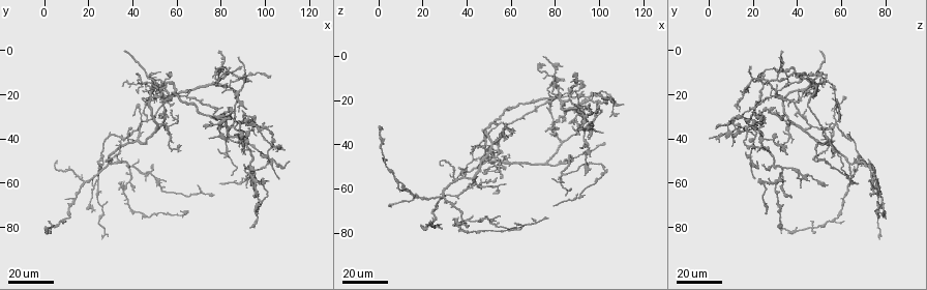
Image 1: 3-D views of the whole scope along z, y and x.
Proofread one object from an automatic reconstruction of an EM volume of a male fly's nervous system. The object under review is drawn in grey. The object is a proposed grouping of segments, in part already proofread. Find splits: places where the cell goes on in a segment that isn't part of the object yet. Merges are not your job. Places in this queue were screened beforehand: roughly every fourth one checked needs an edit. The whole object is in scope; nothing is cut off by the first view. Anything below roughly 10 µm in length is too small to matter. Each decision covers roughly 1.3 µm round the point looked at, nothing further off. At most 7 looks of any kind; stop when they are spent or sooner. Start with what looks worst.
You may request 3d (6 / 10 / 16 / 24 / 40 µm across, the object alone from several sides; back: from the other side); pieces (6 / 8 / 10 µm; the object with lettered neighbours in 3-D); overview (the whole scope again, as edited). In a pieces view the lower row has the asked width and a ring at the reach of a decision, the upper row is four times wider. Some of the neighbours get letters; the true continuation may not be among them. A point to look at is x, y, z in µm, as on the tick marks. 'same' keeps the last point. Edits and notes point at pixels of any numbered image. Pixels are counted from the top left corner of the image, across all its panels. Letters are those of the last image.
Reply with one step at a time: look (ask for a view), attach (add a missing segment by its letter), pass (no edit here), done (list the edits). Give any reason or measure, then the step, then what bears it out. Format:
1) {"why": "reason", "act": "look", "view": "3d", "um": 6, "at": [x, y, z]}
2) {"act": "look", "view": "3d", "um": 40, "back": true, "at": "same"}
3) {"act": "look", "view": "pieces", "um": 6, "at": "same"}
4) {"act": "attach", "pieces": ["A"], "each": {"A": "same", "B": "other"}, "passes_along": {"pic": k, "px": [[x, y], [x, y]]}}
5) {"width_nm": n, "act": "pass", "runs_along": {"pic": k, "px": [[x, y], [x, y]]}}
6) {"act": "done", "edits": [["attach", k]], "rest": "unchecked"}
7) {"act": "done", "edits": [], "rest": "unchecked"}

{"why": "branch stops here", "act": "look", "view": "3d", "um": 24, "at": [37, 0, 50]}

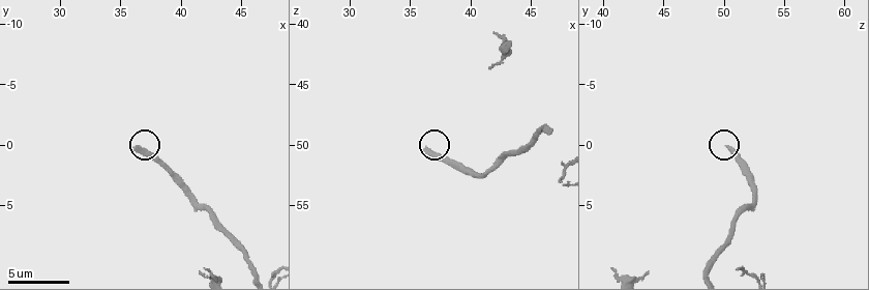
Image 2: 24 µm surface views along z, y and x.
{"why": "see the neighbours", "act": "look", "view": "pieces", "um": 6, "at": [36.4, 0.4, 50.4]}

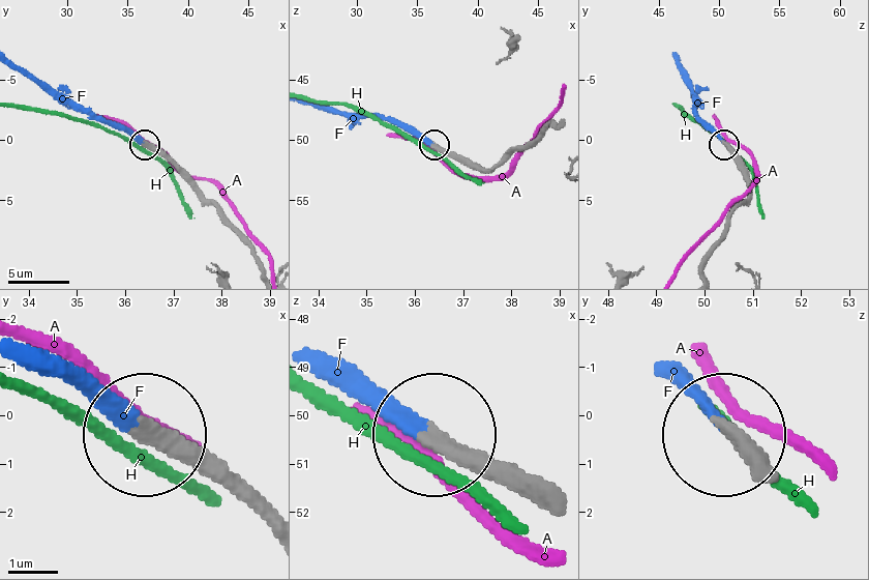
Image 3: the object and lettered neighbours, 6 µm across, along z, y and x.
{"width_nm": 320, "act": "attach", "pieces": ["F"], "each": {"A": "other", "F": "same", "H": "other"}, "passes_along": {"pic": 3, "px": [[241, 501], [31, 370]]}, "found": "the cell continues"}

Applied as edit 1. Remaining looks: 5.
{"why": "see it whole again", "act": "look", "view": "overview"}

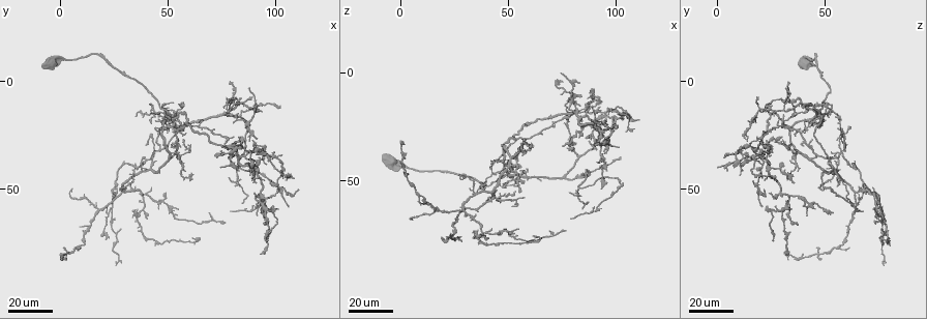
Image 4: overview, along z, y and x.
{"why": "free end", "act": "look", "view": "3d", "um": 40, "at": [75, 34, 4]}

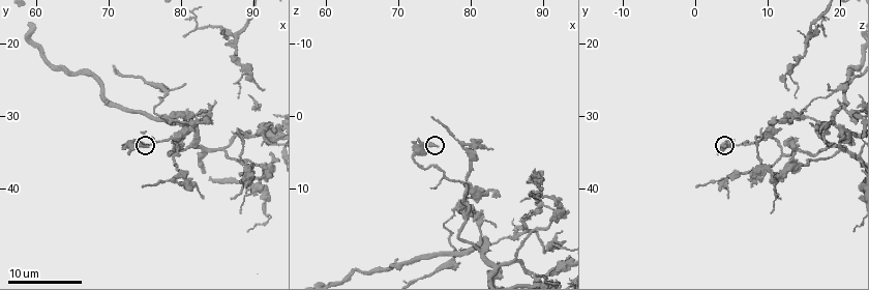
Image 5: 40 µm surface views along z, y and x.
{"why": "see the neighbours", "act": "look", "view": "pieces", "um": 10, "at": [75.5, 34.0, 4.0]}

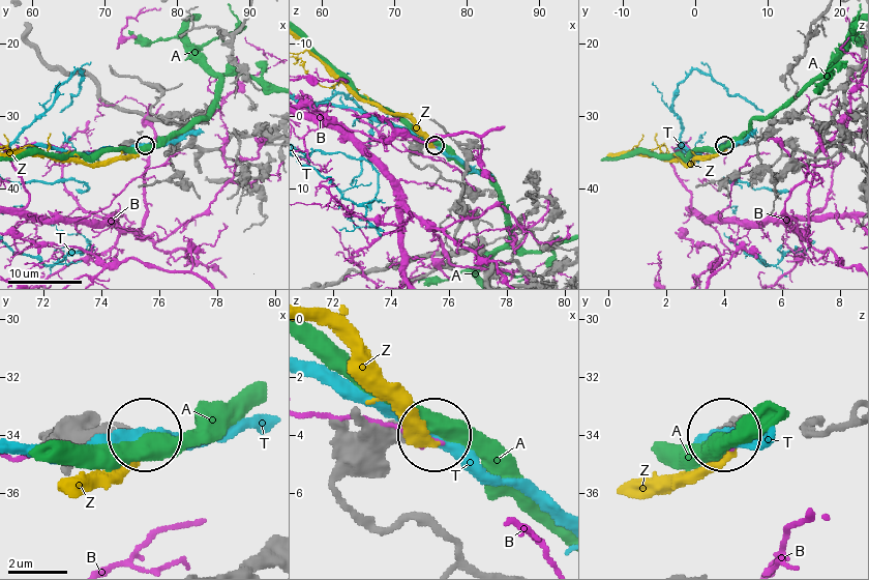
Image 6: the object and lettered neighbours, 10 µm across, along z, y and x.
{"act": "pass", "each": {"A": "other", "B": "other", "T": "other", "Z": "other"}, "runs_along": {"pic": 6, "px": [[467, 559], [340, 493], [432, 441]]}, "found": "no lettered segment goes on from it"}

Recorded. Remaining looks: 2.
{"why": "tapers out", "act": "look", "view": "3d", "um": 24, "at": [78, 45, 55]}

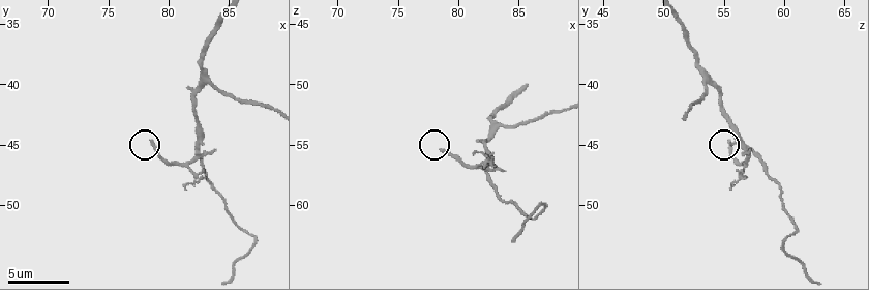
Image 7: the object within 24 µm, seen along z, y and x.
{"why": "see the neighbours", "act": "look", "view": "pieces", "um": 10, "at": [78.6, 44.8, 55.2]}

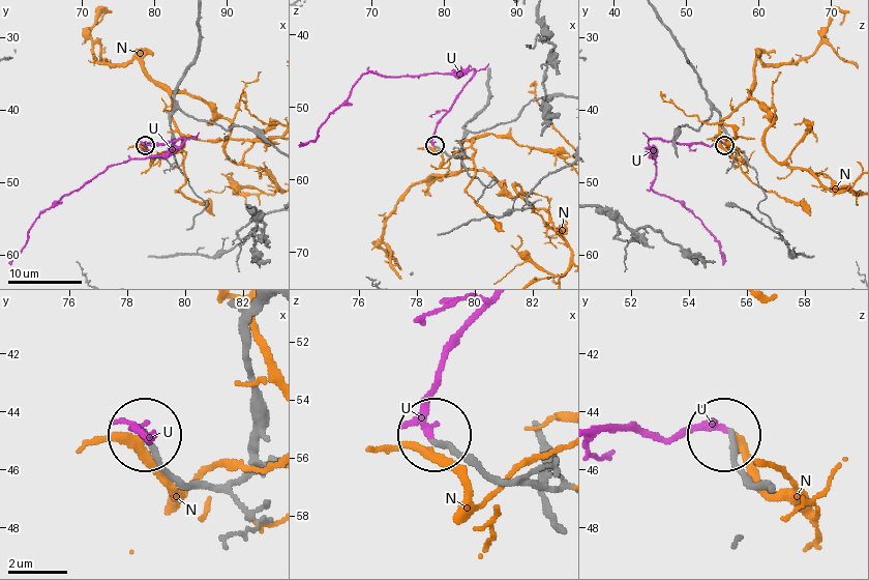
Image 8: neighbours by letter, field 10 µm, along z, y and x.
{"width_nm": 180, "act": "attach", "pieces": ["U"], "each": {"N": "other", "U": "same"}, "passes_along": {"pic": 8, "px": [[498, 479], [437, 441], [426, 411], [446, 345], [478, 308]]}, "found": "it goes on there"}

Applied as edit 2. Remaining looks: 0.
{"act": "done", "edits": [["attach", 3], ["attach", 8]], "rest": "unchecked"}

